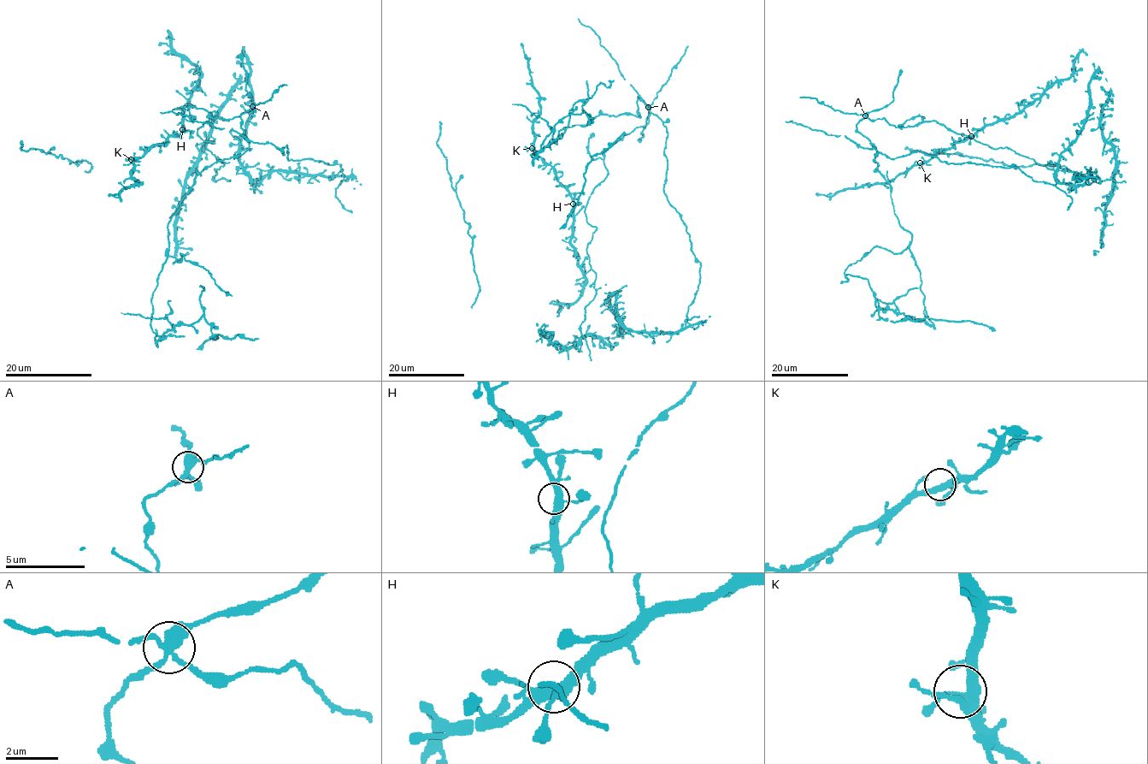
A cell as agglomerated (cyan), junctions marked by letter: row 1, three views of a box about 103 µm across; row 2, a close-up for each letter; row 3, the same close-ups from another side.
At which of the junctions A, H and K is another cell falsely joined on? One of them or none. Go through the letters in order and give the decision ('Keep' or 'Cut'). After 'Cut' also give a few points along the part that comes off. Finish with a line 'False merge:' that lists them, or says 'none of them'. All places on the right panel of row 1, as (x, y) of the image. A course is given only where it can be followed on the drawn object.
A: Cut. Course of the part to remove: (865, 115), (856, 129), (875, 147), (898, 223), (912, 235), (933, 323), (879, 308), (867, 279), (844, 275)
H: Keep
K: Keep
False merge: A

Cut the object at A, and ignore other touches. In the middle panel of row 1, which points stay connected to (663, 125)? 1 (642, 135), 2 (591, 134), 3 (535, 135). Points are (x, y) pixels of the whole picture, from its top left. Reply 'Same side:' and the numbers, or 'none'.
Same side: 2, 3

